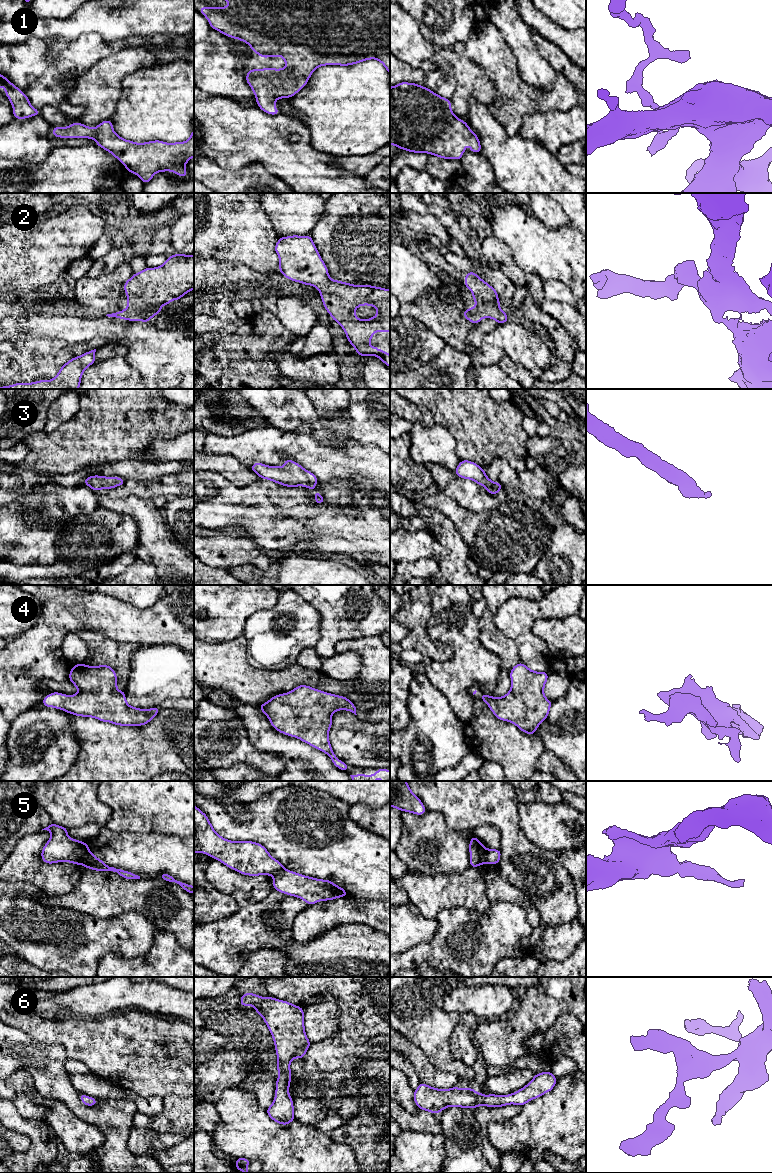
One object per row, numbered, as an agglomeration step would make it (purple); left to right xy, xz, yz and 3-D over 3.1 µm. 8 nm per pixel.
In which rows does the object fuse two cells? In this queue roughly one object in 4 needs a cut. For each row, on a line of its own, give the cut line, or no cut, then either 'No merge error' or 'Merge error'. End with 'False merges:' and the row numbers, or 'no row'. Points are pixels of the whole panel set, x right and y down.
1: No split. No merge error
2: No split. No merge error
3: No split. No merge error
4: No split. No merge error
5: Split along yz (486, 849), (481, 855), (479, 863). Merge error
6: No split. No merge error
False merges: 5

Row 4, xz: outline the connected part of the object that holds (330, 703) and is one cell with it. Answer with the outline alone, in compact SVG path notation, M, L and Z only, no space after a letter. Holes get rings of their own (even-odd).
M299 685L292 691L276 695L258 706L278 732L298 738L313 748L326 753L337 768L347 772L349 766L334 754L328 733L332 726L331 717L334 712L344 709L357 715L355 705L348 698L326 693L307 685Z

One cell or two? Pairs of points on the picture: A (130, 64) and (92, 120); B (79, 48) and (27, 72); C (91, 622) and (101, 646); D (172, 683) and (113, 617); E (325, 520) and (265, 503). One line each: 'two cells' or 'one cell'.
A: one cell
B: one cell
C: two cells
D: two cells
E: one cell

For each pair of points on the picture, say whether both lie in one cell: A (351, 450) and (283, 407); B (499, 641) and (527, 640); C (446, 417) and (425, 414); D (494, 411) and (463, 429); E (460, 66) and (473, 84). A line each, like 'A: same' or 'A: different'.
A: different
B: different
C: different
D: same
E: same

